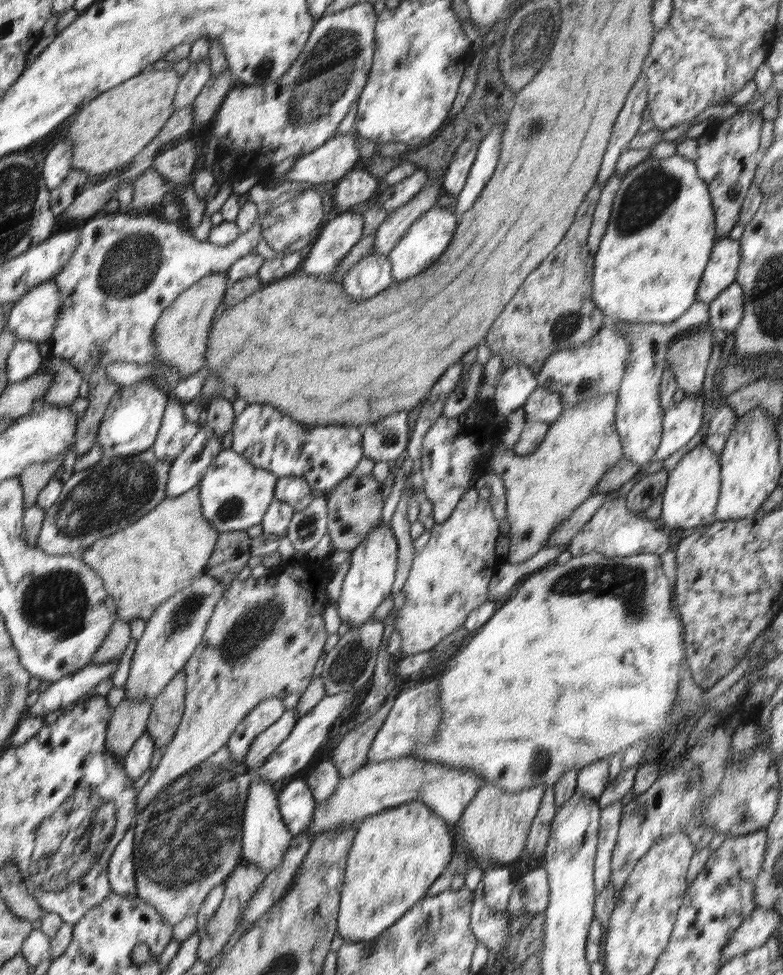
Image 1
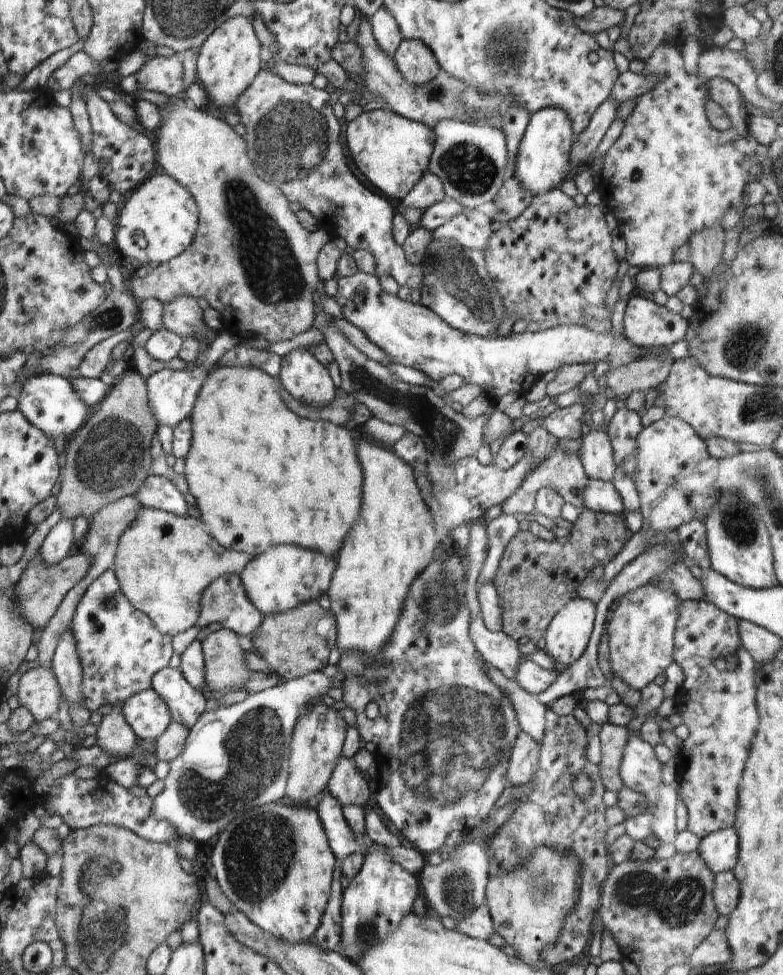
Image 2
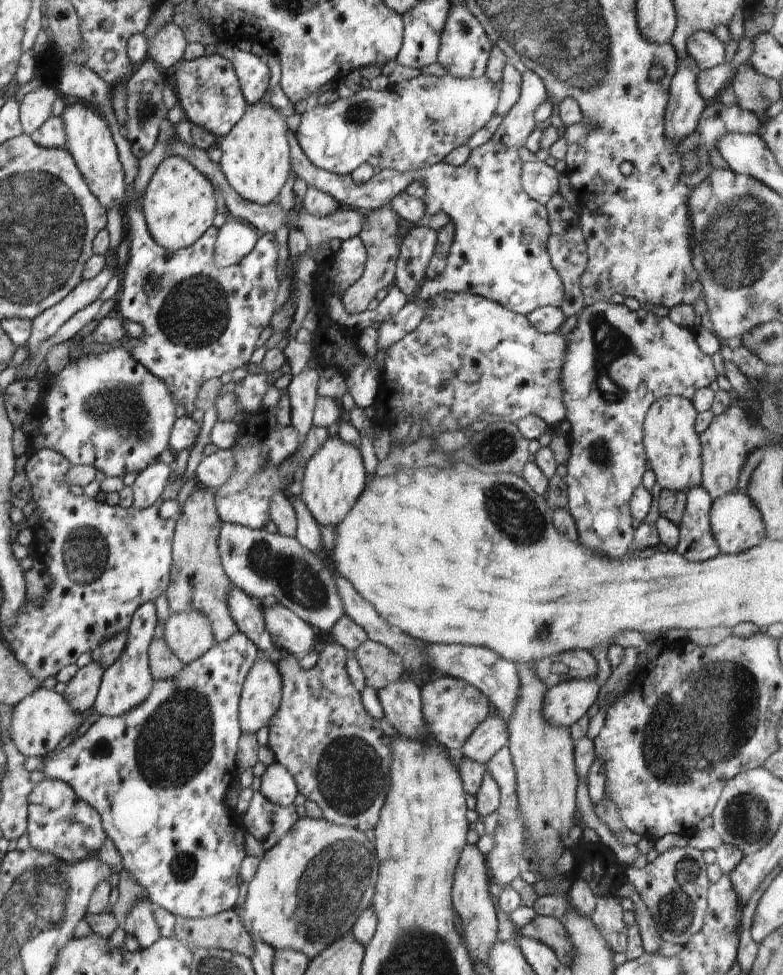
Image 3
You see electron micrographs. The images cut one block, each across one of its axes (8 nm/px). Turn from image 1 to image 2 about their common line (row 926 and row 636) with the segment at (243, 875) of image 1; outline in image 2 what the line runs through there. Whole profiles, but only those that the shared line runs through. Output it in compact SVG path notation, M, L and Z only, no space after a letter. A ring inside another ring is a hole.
M226 627L212 633L207 633L201 642L205 660L205 683L211 690L226 690L227 692L245 690L244 683L252 675L244 660L244 650L238 643L238 635Z

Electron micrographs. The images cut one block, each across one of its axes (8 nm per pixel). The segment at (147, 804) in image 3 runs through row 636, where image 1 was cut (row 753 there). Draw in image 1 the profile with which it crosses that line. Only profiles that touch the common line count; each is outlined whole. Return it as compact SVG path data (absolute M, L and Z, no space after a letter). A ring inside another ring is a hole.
M270 697L259 702L238 724L225 747L229 750L231 758L238 763L244 763L249 745L260 733L275 724L284 714L286 707L282 697Z

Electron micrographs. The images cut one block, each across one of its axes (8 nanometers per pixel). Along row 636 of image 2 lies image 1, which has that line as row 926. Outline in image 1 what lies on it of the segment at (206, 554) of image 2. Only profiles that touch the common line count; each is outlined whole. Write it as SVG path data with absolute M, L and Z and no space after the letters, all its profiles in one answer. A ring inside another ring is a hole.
M224 746L196 767L186 771L176 783L159 792L153 802L137 815L133 824L133 866L136 896L151 904L174 928L184 917L195 915L206 895L232 875L242 861L242 819L249 786L256 778L244 763L231 758Z

